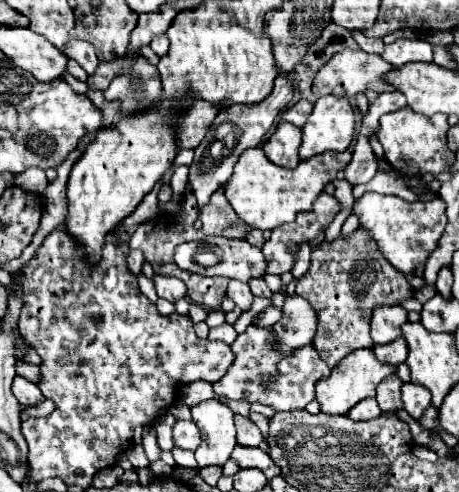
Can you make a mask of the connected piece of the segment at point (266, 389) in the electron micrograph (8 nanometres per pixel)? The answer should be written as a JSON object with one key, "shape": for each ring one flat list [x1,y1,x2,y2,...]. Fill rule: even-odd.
{"shape":[[250,324,246,332,242,332,230,348,236,360,230,366,230,370,214,384,214,392,218,398,260,402,274,410,298,410,306,408,306,404,314,400,316,380,322,380,330,374,330,368,318,356,314,344,306,344,294,350,292,354,280,352,272,326,262,328]]}

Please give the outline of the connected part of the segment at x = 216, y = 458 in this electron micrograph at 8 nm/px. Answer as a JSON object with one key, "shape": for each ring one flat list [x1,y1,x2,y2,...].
{"shape":[[212,398,192,408,192,420,202,432,202,444,196,450,198,468,224,466,236,446,234,412]]}

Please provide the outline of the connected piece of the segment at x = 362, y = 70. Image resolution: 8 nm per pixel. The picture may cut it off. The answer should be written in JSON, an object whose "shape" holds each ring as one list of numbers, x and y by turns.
{"shape":[[342,50,338,52,334,58,330,58,316,74,314,84,312,84,312,94,314,98,332,94,338,98,354,98,356,94,364,94,364,92,392,92,394,88,390,88,390,84,386,84,386,80,382,80,382,76,390,70,390,64,386,64,382,60,382,56,374,56,362,50]]}

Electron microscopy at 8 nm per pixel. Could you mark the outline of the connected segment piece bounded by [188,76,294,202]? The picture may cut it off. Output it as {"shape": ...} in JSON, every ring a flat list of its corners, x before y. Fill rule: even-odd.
{"shape":[[278,76,274,80,274,88,266,100,262,100,258,104,250,104,250,106,236,104,236,106,224,108,216,116,216,120,214,120,214,124,210,124,204,140,194,150,194,162,188,166,190,168,188,188,192,190,192,194,196,196,198,202,206,202,208,196,212,196,220,184,230,180,240,154,246,148,254,148,260,144,260,140,268,132,268,128,272,126,272,122,276,120,280,110,284,110,292,98,294,98,294,92,292,92,290,80,286,76]]}

